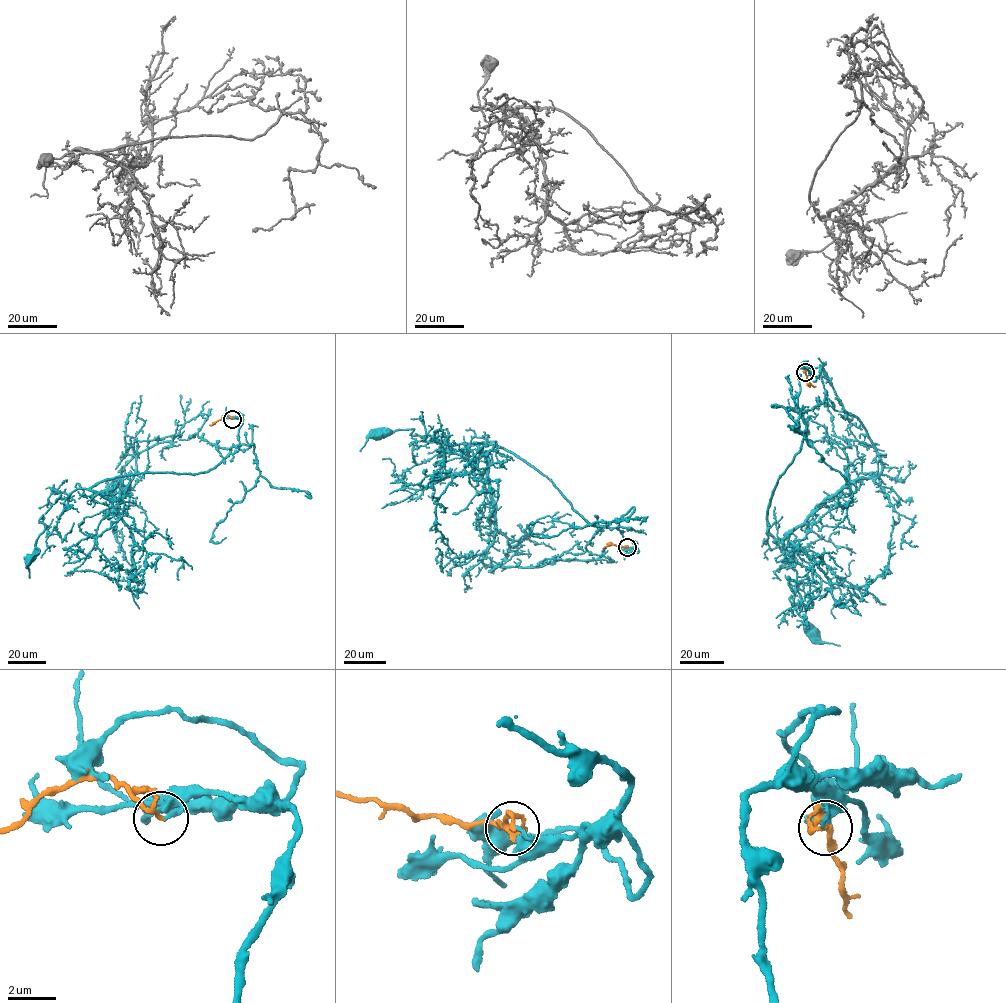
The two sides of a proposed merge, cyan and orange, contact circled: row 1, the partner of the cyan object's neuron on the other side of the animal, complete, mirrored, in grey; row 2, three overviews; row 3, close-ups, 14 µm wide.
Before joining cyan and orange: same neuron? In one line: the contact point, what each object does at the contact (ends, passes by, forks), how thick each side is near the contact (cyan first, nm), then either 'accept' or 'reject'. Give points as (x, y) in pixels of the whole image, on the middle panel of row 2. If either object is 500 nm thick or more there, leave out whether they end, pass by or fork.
(627, 547) | cyan ends | orange passes by | 130/140 nm | reject

